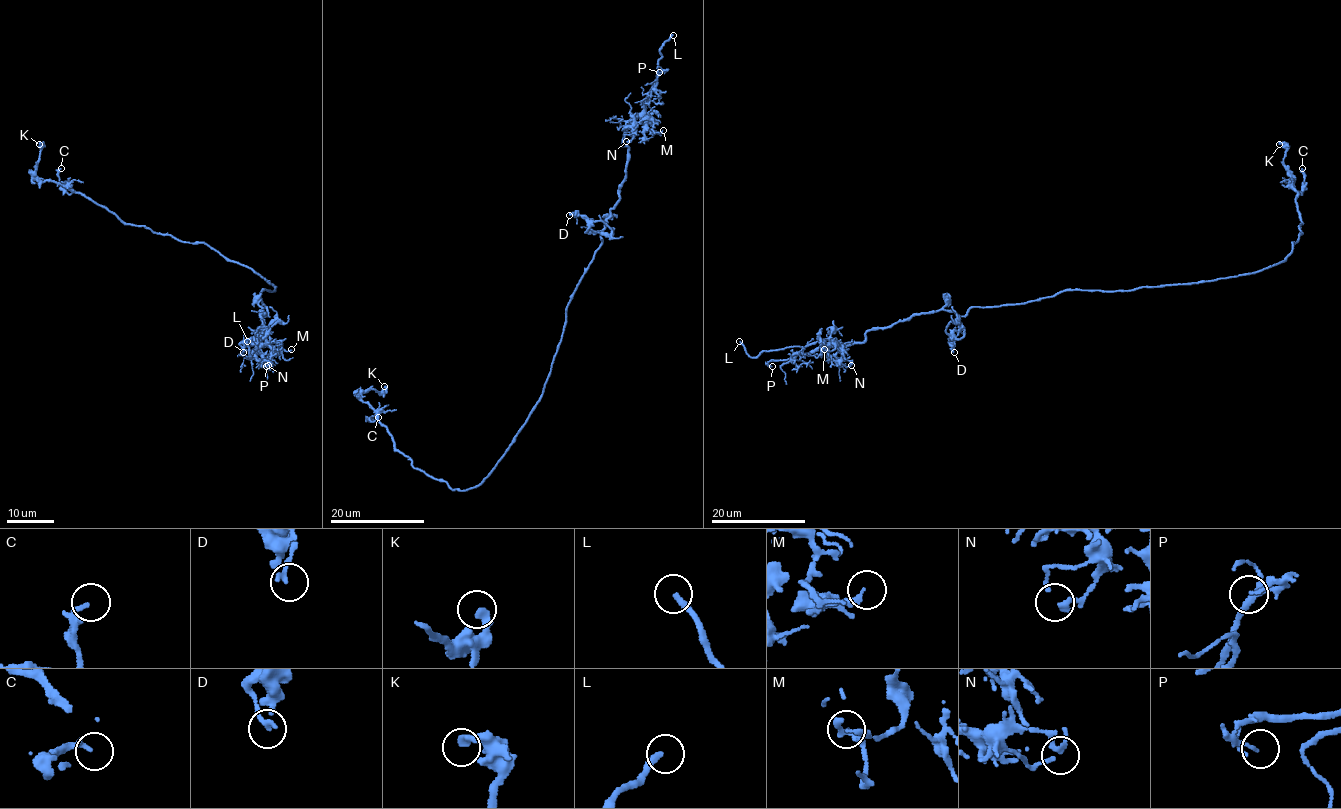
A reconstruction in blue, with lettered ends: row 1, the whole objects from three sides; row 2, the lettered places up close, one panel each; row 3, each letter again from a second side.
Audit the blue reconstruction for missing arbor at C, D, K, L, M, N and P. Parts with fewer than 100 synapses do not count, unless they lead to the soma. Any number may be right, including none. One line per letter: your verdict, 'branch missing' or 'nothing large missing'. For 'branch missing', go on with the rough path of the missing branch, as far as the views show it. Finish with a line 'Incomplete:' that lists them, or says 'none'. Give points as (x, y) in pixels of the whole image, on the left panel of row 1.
C: nothing large missing
D: nothing large missing
K: nothing large missing
L: branch missing | (247, 341), (247, 333), (241, 329), (154, 338), (123, 334), (94, 345), (26, 347)
M: nothing large missing
N: nothing large missing
P: nothing large missing
Incomplete: L

